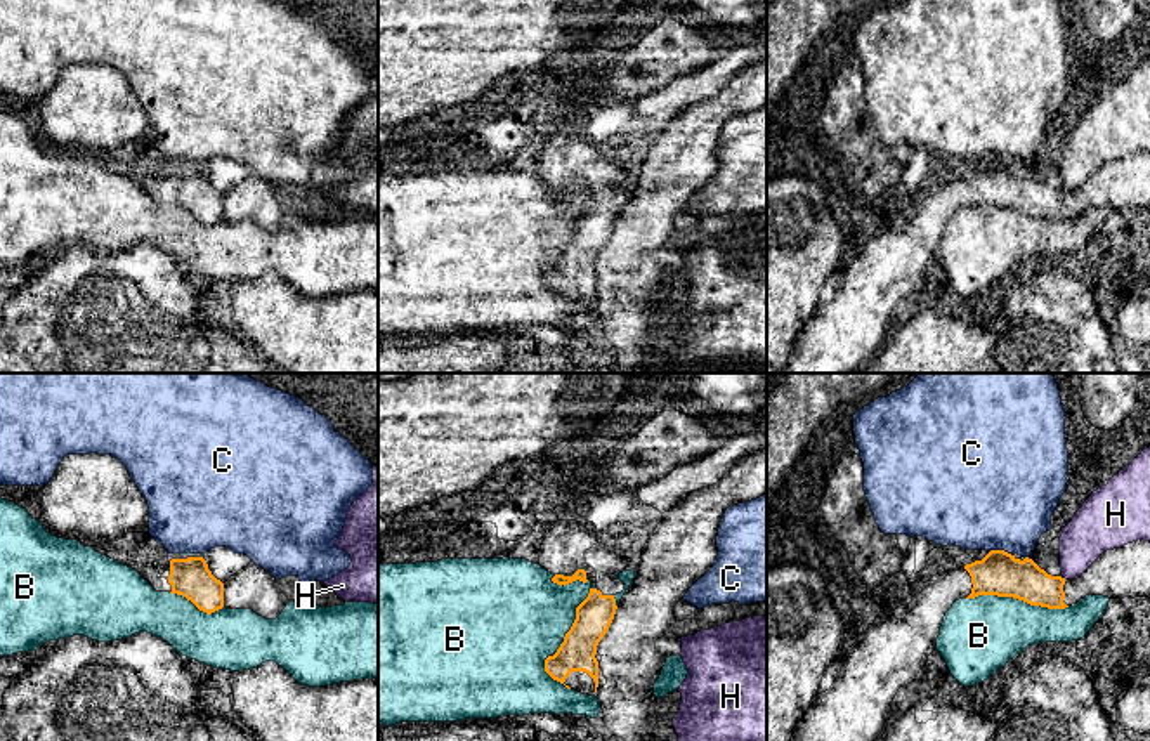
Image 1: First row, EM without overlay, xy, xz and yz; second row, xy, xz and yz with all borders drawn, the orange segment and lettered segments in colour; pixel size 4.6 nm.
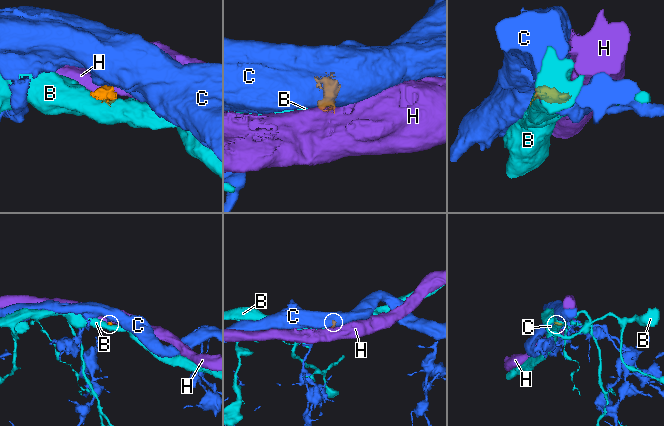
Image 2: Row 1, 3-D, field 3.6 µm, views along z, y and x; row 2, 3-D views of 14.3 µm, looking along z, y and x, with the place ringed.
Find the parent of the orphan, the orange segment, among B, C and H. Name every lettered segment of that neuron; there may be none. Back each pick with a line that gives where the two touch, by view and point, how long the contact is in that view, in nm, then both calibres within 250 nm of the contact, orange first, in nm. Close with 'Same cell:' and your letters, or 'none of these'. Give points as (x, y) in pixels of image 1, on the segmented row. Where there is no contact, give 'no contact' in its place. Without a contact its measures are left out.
Same cell: none of these

